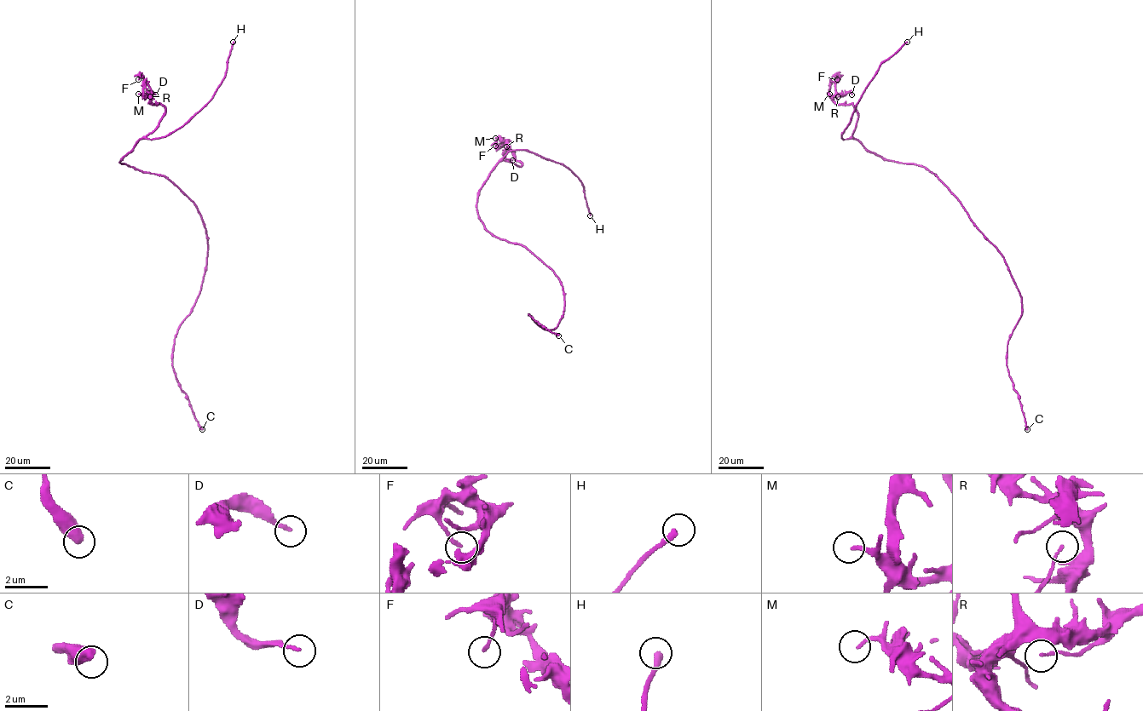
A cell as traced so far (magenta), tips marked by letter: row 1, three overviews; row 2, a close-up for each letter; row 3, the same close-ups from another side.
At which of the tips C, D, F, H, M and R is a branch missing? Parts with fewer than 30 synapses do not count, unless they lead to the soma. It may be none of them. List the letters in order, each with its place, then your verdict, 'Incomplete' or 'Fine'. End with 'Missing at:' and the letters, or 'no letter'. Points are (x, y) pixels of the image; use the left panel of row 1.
C: Place: (202, 429). Fine
D: Place: (155, 94). Fine
F: Place: (138, 79). Fine
H: Place: (233, 42). Incomplete
M: Place: (138, 94). Fine
R: Place: (150, 96). Fine
Missing at: H

